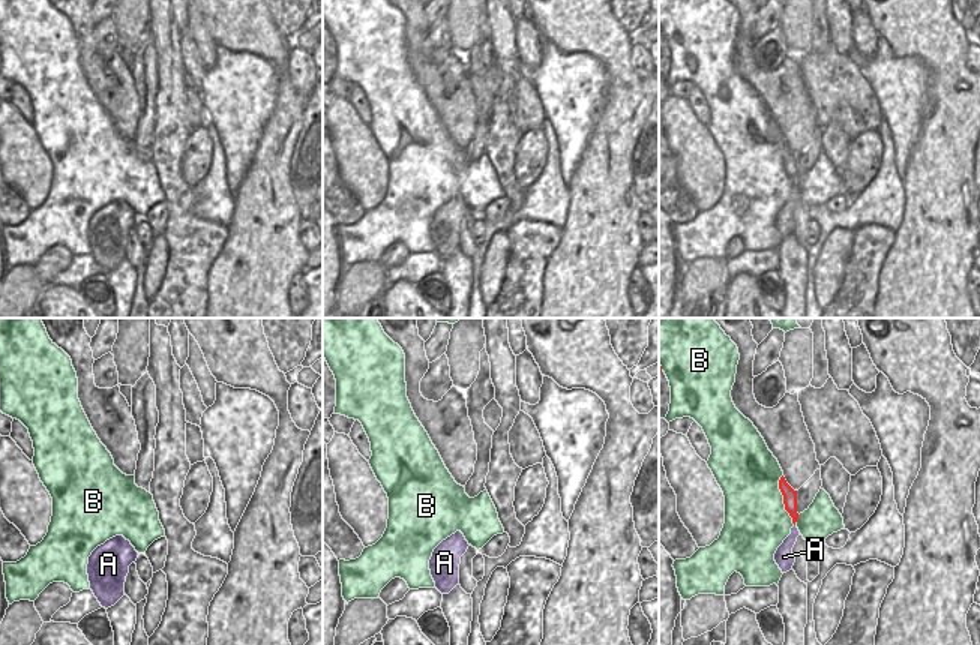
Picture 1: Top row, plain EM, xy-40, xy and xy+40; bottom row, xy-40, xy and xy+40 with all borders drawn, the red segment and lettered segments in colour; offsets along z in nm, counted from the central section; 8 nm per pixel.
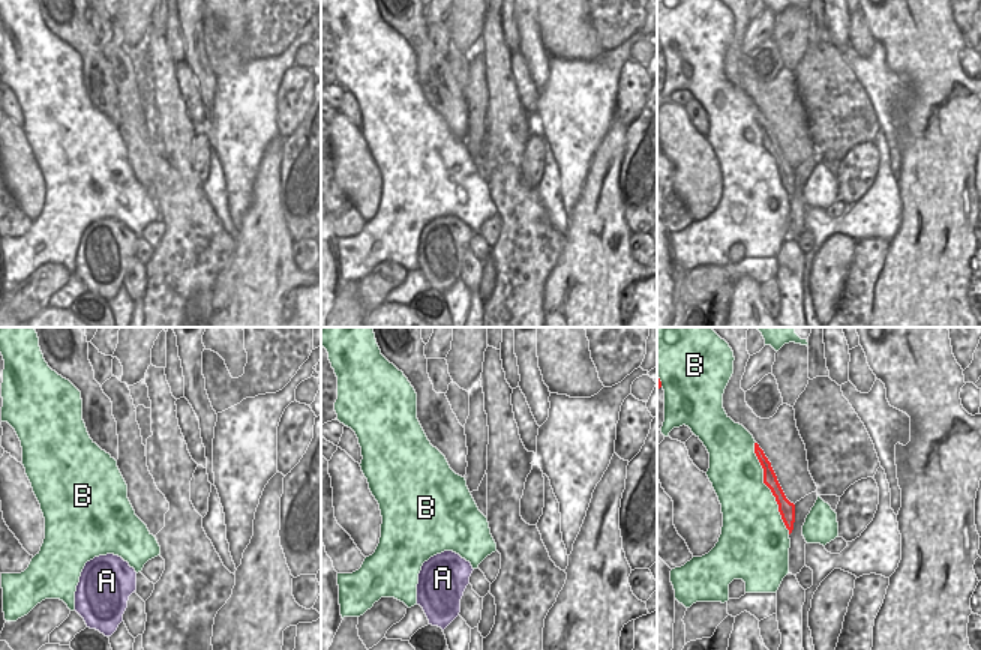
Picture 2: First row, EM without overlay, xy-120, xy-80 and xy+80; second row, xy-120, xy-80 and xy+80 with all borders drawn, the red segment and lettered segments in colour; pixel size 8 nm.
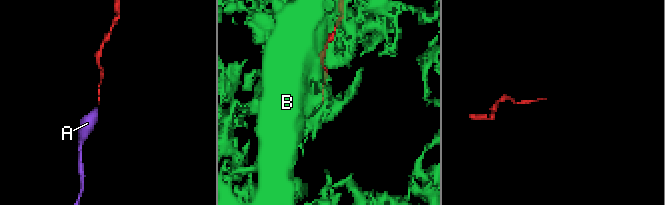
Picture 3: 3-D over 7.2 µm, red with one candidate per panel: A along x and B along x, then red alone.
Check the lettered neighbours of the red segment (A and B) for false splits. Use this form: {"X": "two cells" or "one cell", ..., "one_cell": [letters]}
{"A": "one cell", "B": "two cells", "one_cell": ["A"]}

